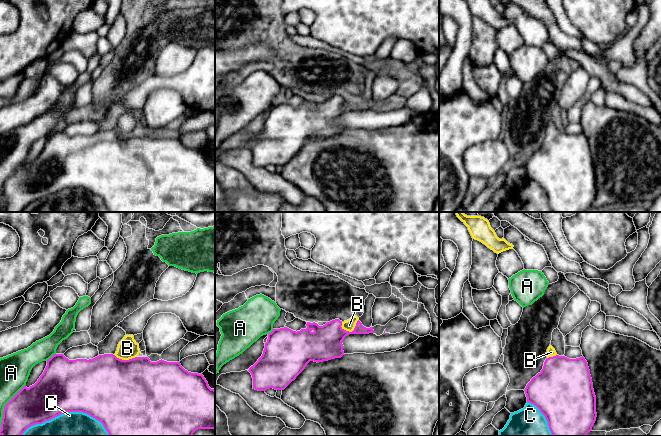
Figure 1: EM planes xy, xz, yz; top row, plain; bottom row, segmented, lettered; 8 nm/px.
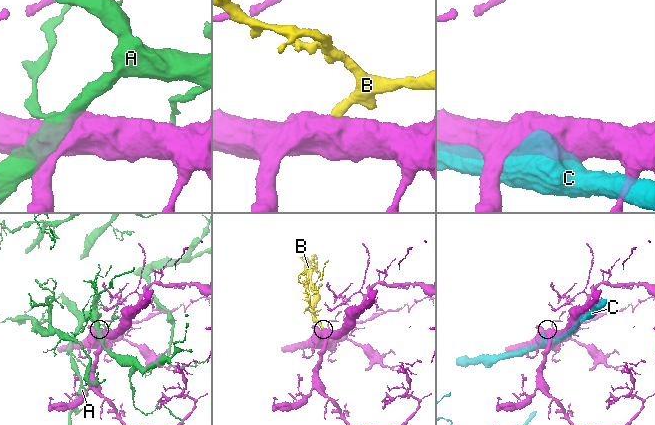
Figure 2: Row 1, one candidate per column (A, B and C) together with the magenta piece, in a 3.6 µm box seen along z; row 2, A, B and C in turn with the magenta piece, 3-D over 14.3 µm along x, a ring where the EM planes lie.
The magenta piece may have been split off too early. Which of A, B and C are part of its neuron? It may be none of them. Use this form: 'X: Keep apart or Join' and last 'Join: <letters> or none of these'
A: Keep apart
B: Join
C: Keep apart
Join: B

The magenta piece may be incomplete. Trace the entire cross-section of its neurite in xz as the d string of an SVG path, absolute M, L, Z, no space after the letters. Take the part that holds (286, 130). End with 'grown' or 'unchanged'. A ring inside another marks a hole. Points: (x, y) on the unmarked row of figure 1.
M355 91L344 98L335 95L323 102L319 102L315 98L307 98L306 102L306 105L297 108L284 103L273 105L268 110L262 132L248 146L253 154L253 165L258 167L266 167L270 164L284 166L305 145L310 137L319 139L341 134L345 131L342 117L347 111L374 109L373 103L364 103Z | grown

